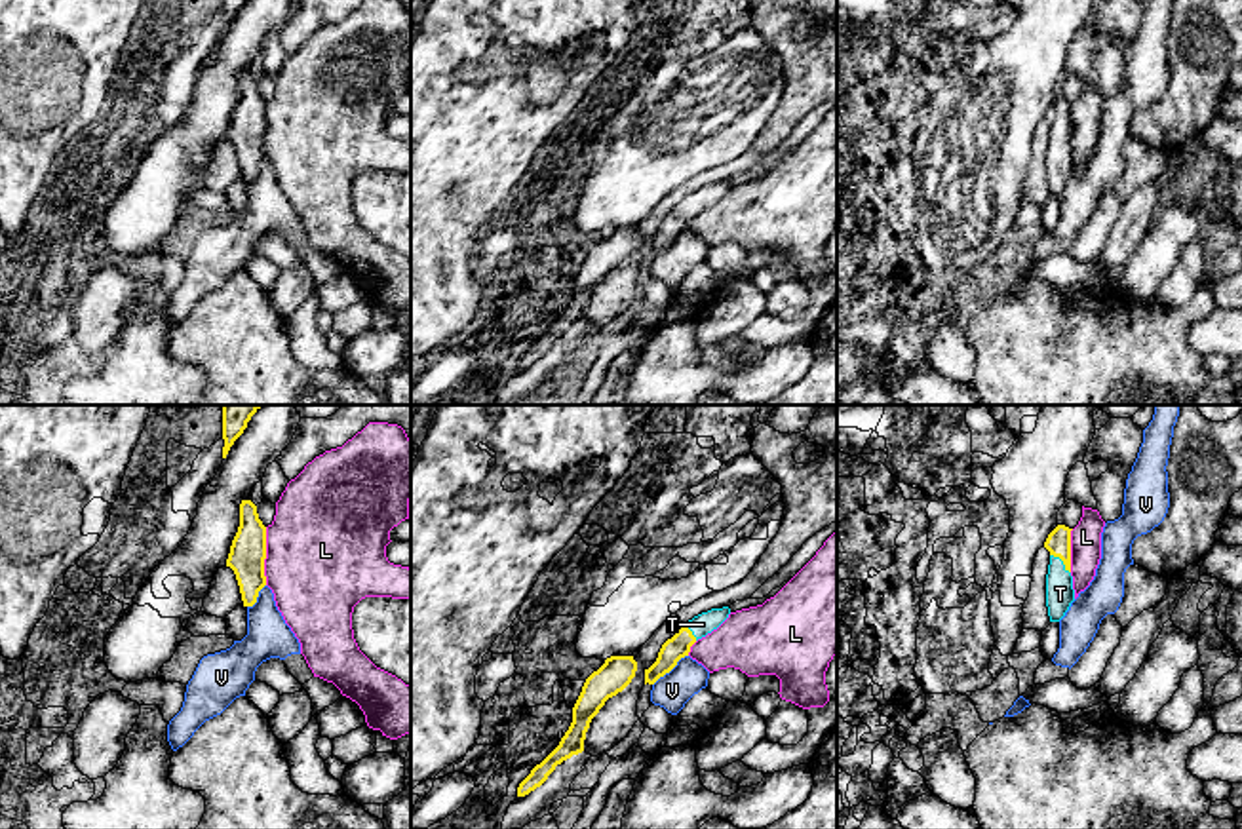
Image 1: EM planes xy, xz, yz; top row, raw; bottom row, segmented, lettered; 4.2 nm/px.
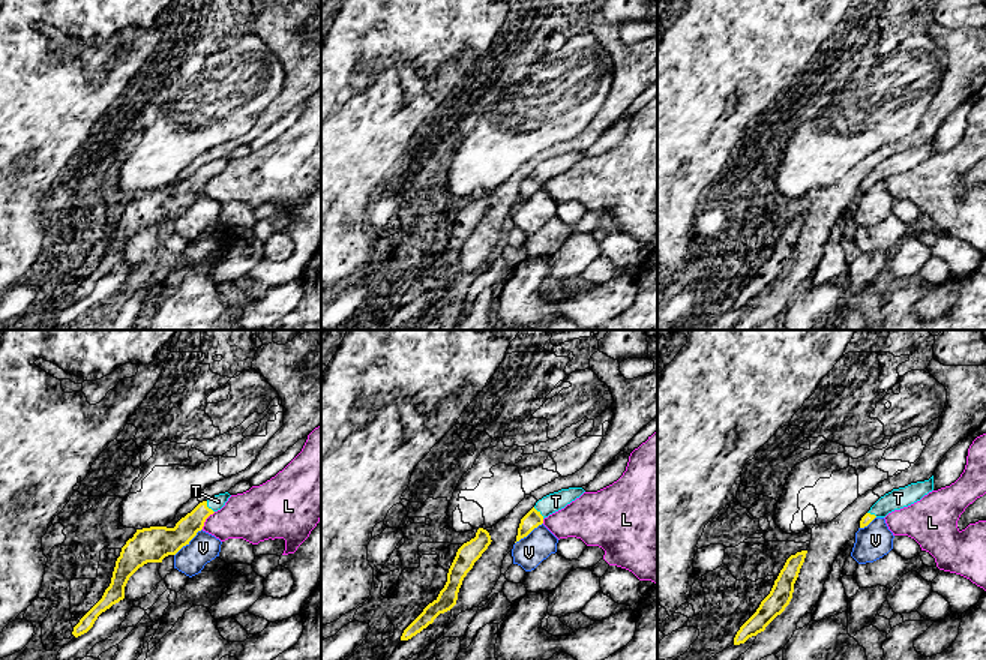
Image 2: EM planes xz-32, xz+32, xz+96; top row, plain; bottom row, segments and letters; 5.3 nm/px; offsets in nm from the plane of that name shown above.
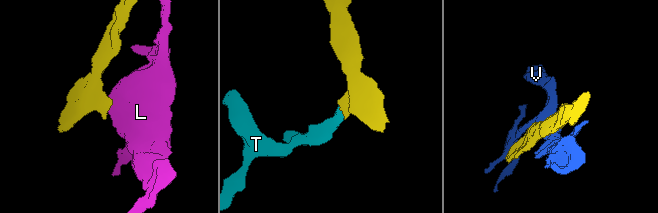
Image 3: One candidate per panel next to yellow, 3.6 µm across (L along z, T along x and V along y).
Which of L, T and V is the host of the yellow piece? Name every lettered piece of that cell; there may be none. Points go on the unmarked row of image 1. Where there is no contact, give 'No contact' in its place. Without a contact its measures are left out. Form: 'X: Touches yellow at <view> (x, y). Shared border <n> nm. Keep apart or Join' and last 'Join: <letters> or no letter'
L: Touches yellow at xy (265, 130). Shared border 240 nm. Keep apart
T: Touches yellow at yz (1062, 134). Shared border 120 nm. Join
V: Touches yellow at xz (670, 244). Shared border 200 nm. Keep apart
Join: T

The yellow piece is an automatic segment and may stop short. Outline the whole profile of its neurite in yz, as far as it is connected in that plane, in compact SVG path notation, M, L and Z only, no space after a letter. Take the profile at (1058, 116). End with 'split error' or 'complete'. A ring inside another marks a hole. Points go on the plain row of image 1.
M1058 99L1046 112L1044 122L1050 125L1046 148L1046 181L1050 196L1059 196L1075 175L1071 150L1071 105Z; split error

